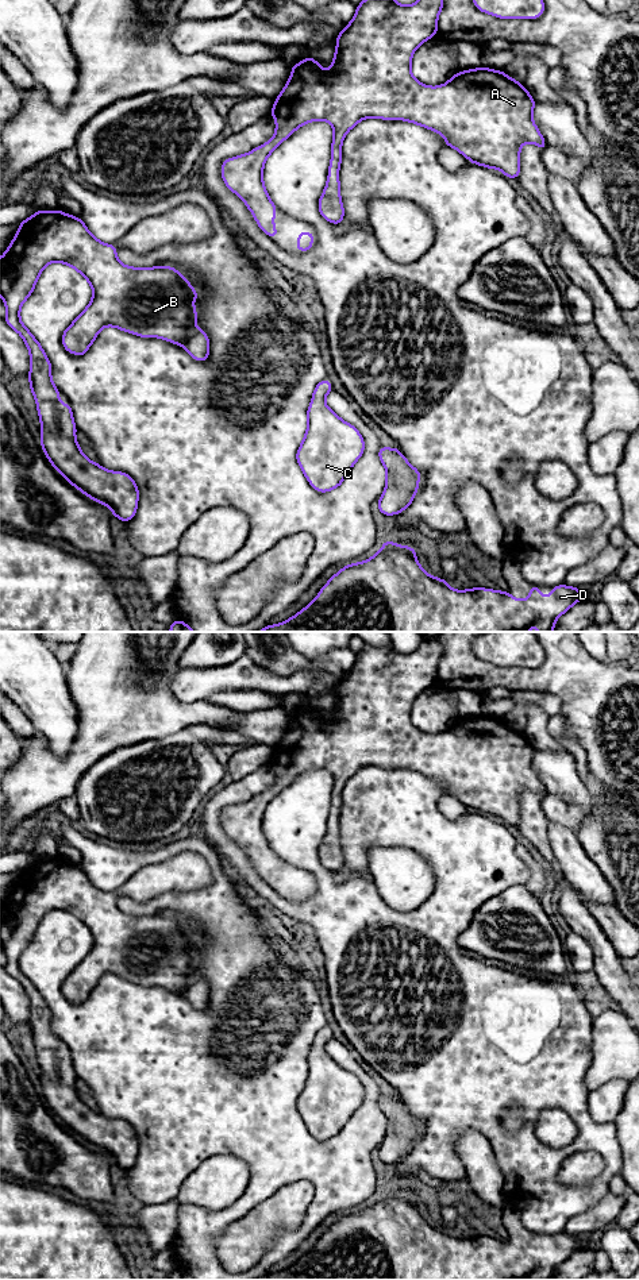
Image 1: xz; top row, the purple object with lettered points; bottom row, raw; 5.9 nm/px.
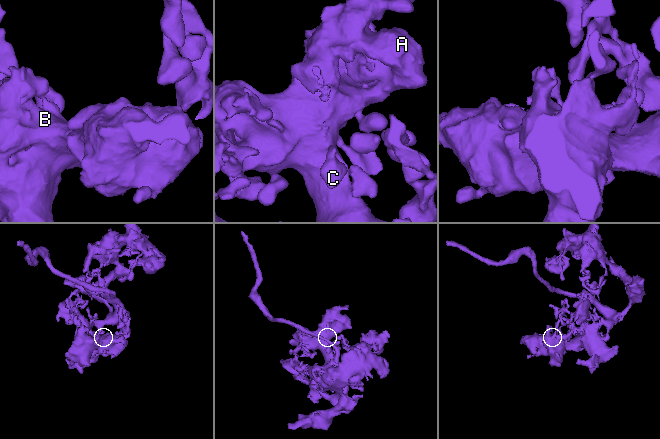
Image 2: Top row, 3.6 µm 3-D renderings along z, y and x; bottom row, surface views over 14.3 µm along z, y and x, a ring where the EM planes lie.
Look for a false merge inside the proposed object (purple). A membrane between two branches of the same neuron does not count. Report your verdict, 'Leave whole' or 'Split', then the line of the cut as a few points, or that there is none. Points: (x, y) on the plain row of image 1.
Leave whole. No split

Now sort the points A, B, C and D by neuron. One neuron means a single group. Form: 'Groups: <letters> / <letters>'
Groups: A B C D

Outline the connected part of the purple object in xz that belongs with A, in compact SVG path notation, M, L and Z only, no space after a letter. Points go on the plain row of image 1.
M426 635L412 654L399 652L394 643L385 647L366 644L357 654L353 668L336 685L330 718L324 718L312 702L292 713L292 722L269 762L276 767L274 784L250 801L222 810L226 834L243 848L258 875L272 887L278 883L274 876L274 863L278 857L265 836L263 813L286 786L307 771L326 768L334 778L328 826L317 852L320 864L336 874L344 867L339 832L342 790L363 767L405 768L442 782L444 793L459 799L471 811L499 817L505 825L515 828L520 822L521 794L530 790L542 799L547 795L532 767L536 749L523 732L504 720L481 714L459 720L439 735L427 735L412 724L413 701L438 682L438 664L443 652L439 637Z

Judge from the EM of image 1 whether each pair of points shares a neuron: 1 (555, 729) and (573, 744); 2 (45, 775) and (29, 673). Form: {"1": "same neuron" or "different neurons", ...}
{"1": "same neuron", "2": "different neurons"}

